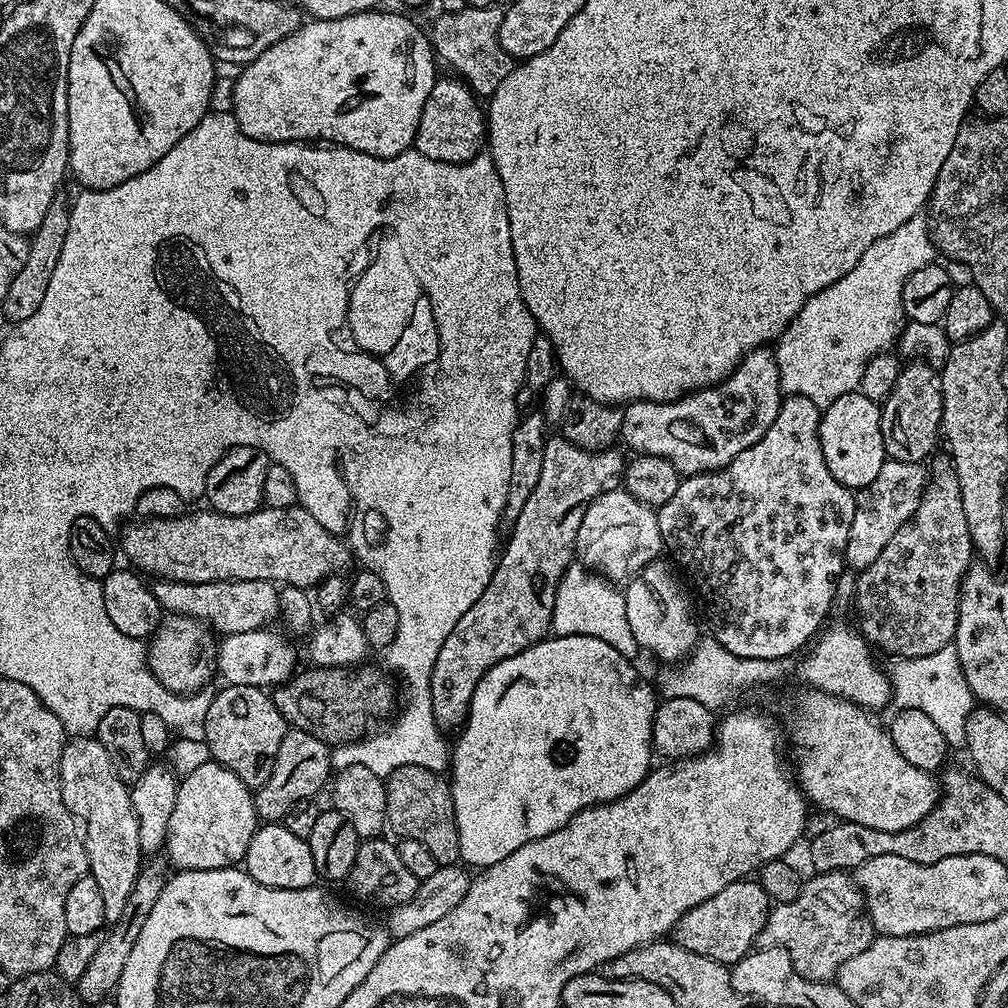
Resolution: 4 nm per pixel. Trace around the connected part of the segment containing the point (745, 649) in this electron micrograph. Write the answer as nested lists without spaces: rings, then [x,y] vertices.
[[[785,395],[780,402],[778,418],[774,418],[774,426],[770,426],[770,430],[766,430],[766,434],[762,434],[762,438],[758,442],[754,442],[754,446],[742,450],[742,454],[738,454],[738,458],[734,458],[725,468],[719,468],[716,472],[699,472],[697,476],[683,477],[674,498],[670,498],[670,502],[666,502],[656,512],[658,526],[661,528],[663,536],[663,547],[668,552],[672,551],[673,557],[671,556],[671,559],[685,573],[688,571],[692,575],[692,580],[696,583],[701,598],[704,599],[704,608],[708,611],[708,624],[712,627],[709,628],[710,634],[726,650],[741,655],[742,658],[782,659],[795,657],[795,652],[799,653],[825,627],[826,621],[824,619],[827,618],[828,611],[832,612],[834,608],[835,583],[838,582],[839,575],[846,568],[844,551],[846,550],[846,542],[850,538],[850,522],[854,522],[856,497],[853,489],[836,481],[834,474],[830,474],[830,470],[826,466],[826,458],[822,458],[821,415],[821,408],[814,402],[810,402],[810,398]]]

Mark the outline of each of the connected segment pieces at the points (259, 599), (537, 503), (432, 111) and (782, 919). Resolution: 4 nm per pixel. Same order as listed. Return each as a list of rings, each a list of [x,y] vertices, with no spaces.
[[[160,578],[155,583],[151,585],[152,593],[165,613],[192,616],[224,636],[259,632],[267,629],[275,616],[281,615],[280,594],[277,585],[270,580],[215,580],[191,584]]]
[[[552,434],[545,439],[542,454],[542,475],[530,493],[526,506],[522,506],[522,514],[511,524],[512,537],[508,545],[503,545],[496,561],[496,569],[492,572],[486,590],[482,590],[482,598],[458,618],[458,626],[450,630],[446,642],[442,642],[442,650],[438,650],[438,662],[434,662],[434,674],[430,678],[430,702],[434,710],[434,718],[441,729],[459,729],[468,719],[468,707],[474,698],[474,690],[478,682],[498,662],[510,658],[514,654],[522,654],[530,646],[545,639],[552,627],[552,611],[554,598],[560,585],[560,579],[569,564],[573,563],[572,550],[577,547],[579,527],[582,526],[583,515],[587,508],[600,494],[614,491],[621,487],[624,479],[626,456],[623,451],[616,452],[615,447],[605,448],[602,452],[587,452],[574,442],[570,442],[563,434]]]
[[[459,78],[437,79],[426,106],[422,106],[422,118],[418,122],[415,151],[426,154],[438,162],[464,164],[481,155],[486,144],[486,112],[475,92]]]
[[[822,872],[813,877],[813,880],[803,881],[801,892],[794,901],[776,904],[769,911],[766,926],[760,931],[759,943],[765,948],[784,948],[786,954],[790,954],[790,962],[794,962],[794,970],[798,970],[802,978],[828,982],[835,977],[842,962],[854,958],[854,954],[862,954],[862,950],[872,944],[874,929],[860,887],[848,872]]]

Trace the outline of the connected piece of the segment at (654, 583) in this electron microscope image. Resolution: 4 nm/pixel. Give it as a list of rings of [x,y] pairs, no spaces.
[[[659,558],[635,573],[623,589],[626,622],[630,622],[630,630],[634,630],[637,649],[653,652],[658,659],[664,660],[662,662],[683,661],[698,641],[692,600],[679,575],[681,573],[667,559]]]

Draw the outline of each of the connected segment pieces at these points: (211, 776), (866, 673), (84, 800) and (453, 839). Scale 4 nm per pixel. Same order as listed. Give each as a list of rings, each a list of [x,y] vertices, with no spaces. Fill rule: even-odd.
[[[209,759],[198,770],[183,773],[176,785],[174,814],[170,814],[166,856],[176,870],[218,870],[243,861],[258,827],[256,797],[226,766]]]
[[[836,624],[833,628],[825,627],[815,637],[814,643],[803,653],[804,661],[798,664],[798,670],[800,666],[800,676],[808,683],[805,685],[809,689],[828,692],[831,696],[849,700],[865,710],[888,708],[892,700],[889,673],[872,661],[872,655],[873,649],[855,627]]]
[[[91,735],[69,739],[60,759],[60,785],[66,806],[82,825],[84,849],[88,855],[88,871],[98,882],[102,894],[105,921],[122,918],[130,890],[140,873],[142,853],[138,842],[138,818],[132,809],[129,785],[123,784],[106,754],[106,746]]]
[[[400,766],[385,779],[387,827],[399,839],[414,838],[422,841],[423,845],[434,855],[439,867],[455,864],[460,860],[460,835],[457,830],[456,811],[454,810],[451,785],[437,771],[420,766]]]

